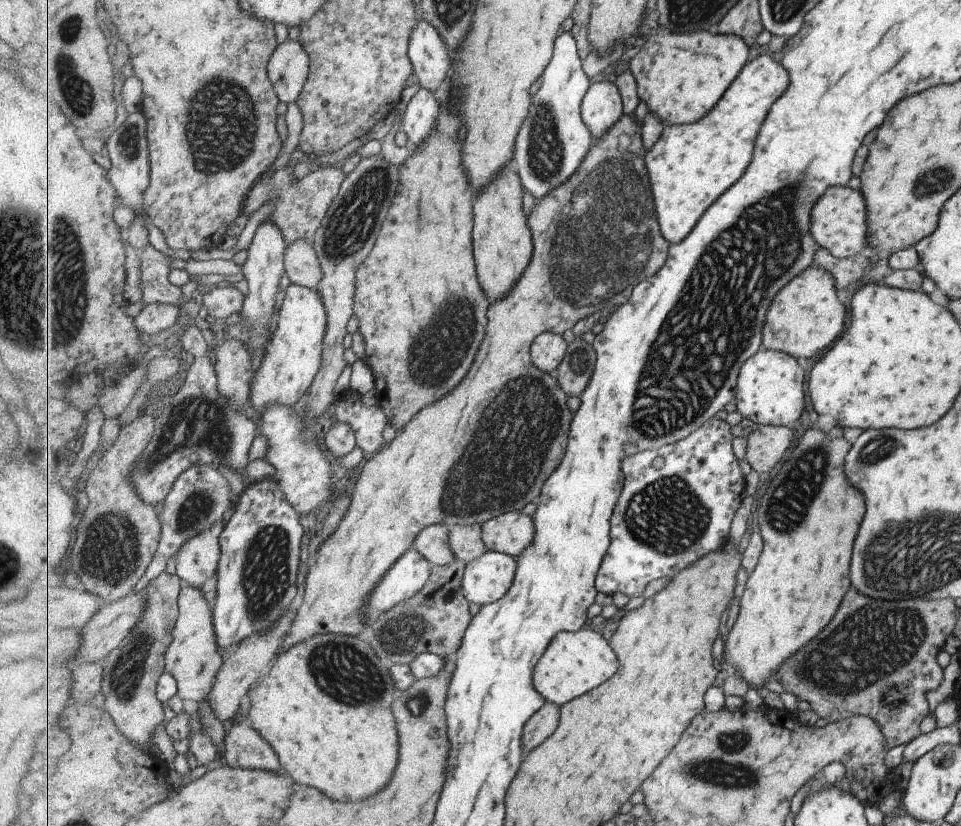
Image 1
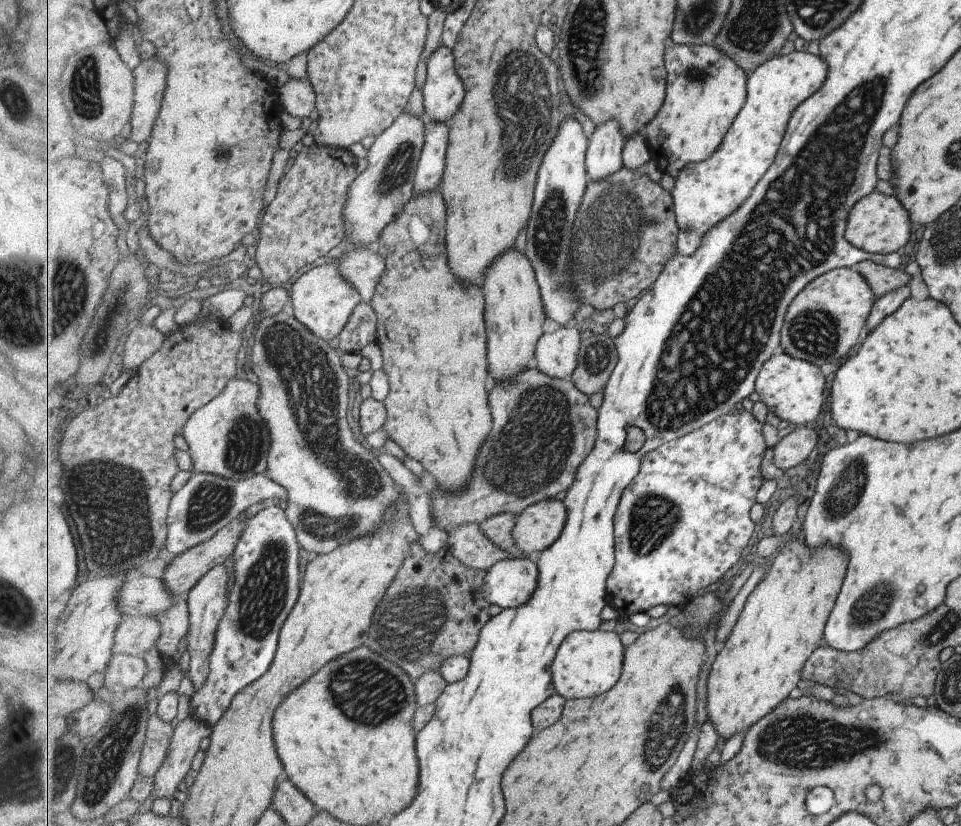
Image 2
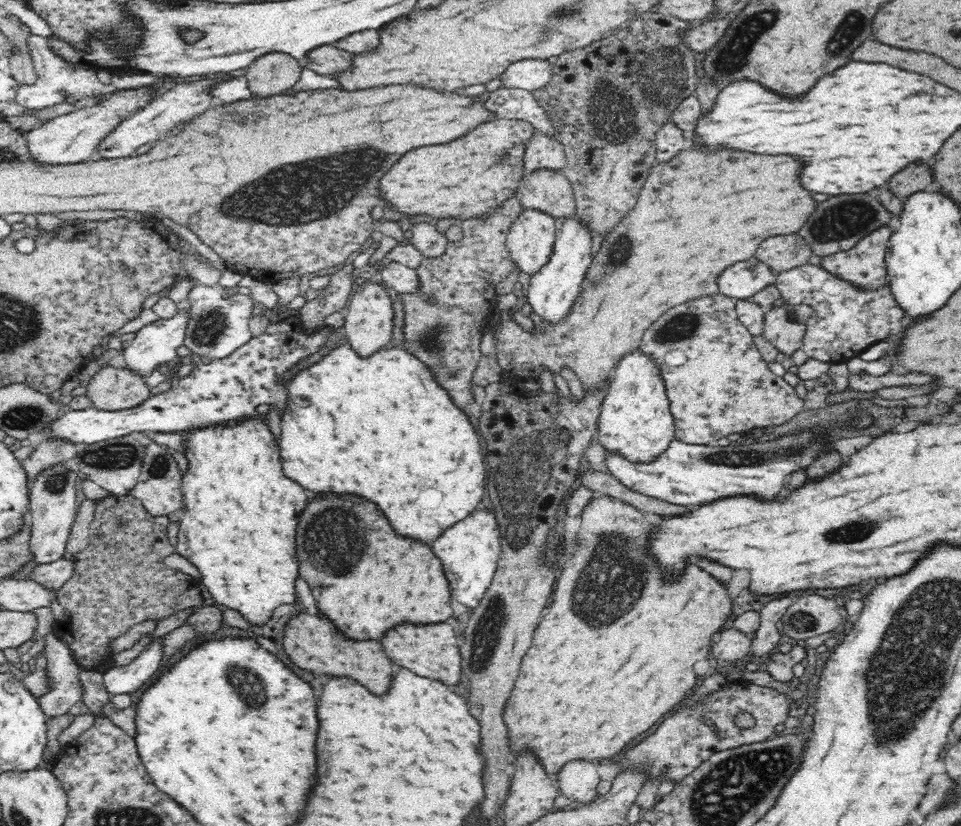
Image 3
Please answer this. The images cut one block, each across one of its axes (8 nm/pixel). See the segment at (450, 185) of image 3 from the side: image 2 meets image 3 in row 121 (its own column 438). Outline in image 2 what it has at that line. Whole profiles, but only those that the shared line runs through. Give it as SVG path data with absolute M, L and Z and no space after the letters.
M534 363L509 382L490 382L489 398L495 420L493 440L481 450L481 464L477 462L469 488L461 494L451 494L443 492L427 474L422 480L431 485L433 526L443 530L467 523L481 524L499 513L519 516L532 504L567 491L576 480L577 470L595 448L598 410L570 377L549 376Z

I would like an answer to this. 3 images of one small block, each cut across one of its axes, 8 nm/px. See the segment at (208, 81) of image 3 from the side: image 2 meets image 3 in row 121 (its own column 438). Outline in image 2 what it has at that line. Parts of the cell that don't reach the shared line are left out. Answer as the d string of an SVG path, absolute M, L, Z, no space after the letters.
M430 119L426 125L425 146L418 163L415 194L437 192L447 168L450 125L448 122L432 122Z

